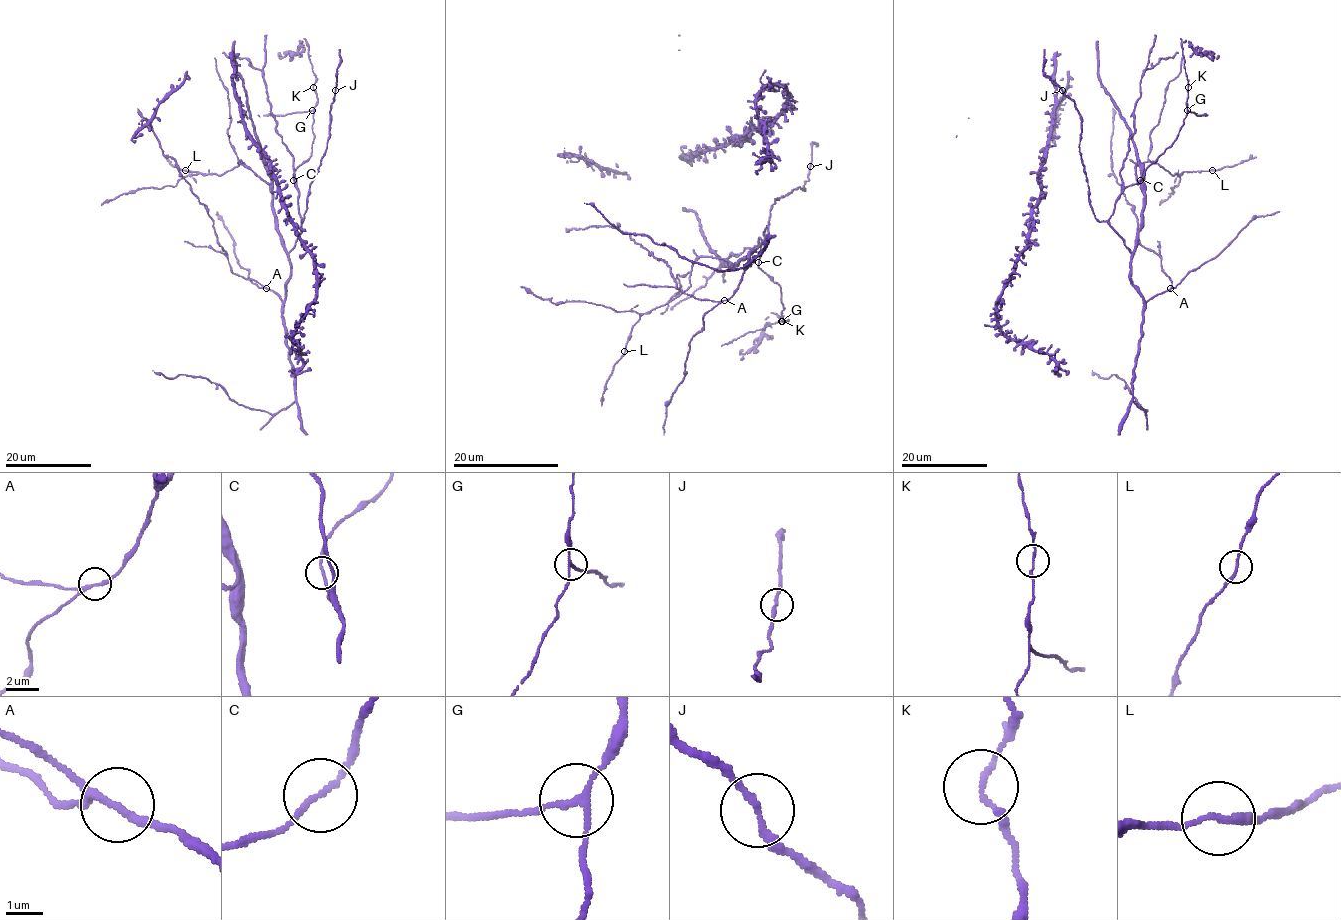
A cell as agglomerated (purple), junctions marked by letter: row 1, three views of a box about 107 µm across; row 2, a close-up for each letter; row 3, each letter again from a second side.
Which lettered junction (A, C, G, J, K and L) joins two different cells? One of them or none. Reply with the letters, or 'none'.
G

